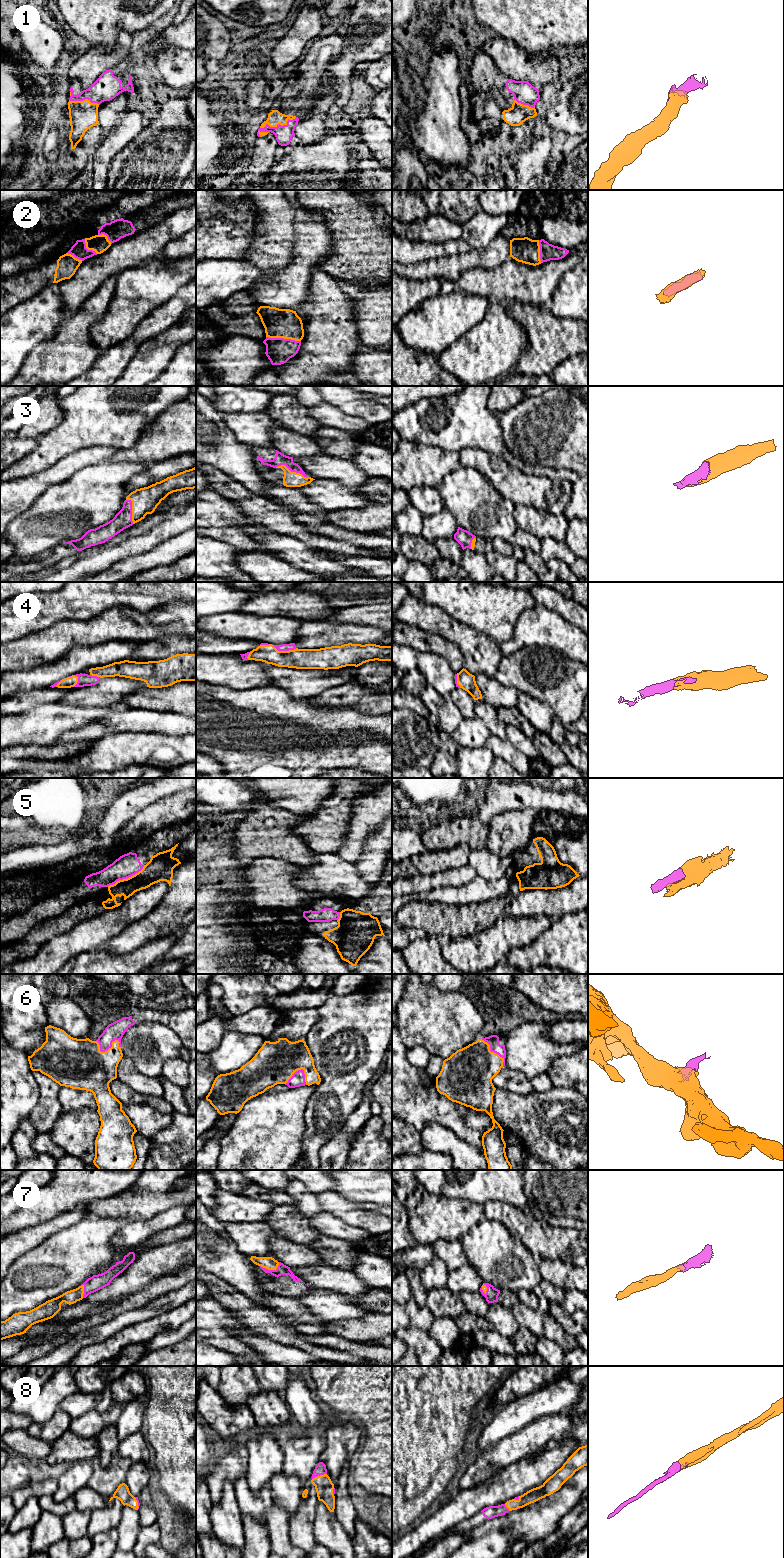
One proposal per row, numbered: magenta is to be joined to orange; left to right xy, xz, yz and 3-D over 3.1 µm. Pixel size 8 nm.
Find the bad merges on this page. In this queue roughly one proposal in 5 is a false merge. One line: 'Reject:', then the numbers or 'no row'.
Reject: no row

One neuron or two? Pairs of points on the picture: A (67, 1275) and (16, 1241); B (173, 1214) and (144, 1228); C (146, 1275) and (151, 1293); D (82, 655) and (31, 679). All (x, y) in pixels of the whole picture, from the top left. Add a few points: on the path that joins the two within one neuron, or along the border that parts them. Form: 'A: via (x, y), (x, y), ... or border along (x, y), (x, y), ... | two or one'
A: border along (49, 1236), (19, 1256), (11, 1264) | two
B: via (166, 1219), (151, 1226) | one
C: border along (169, 1273), (156, 1277), (144, 1287), (129, 1295) | two
D: via (69, 665), (44, 676) | one

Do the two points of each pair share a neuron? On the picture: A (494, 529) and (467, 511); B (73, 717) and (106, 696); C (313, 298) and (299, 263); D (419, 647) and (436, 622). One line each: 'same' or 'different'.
A: same
B: different
C: different
D: different

